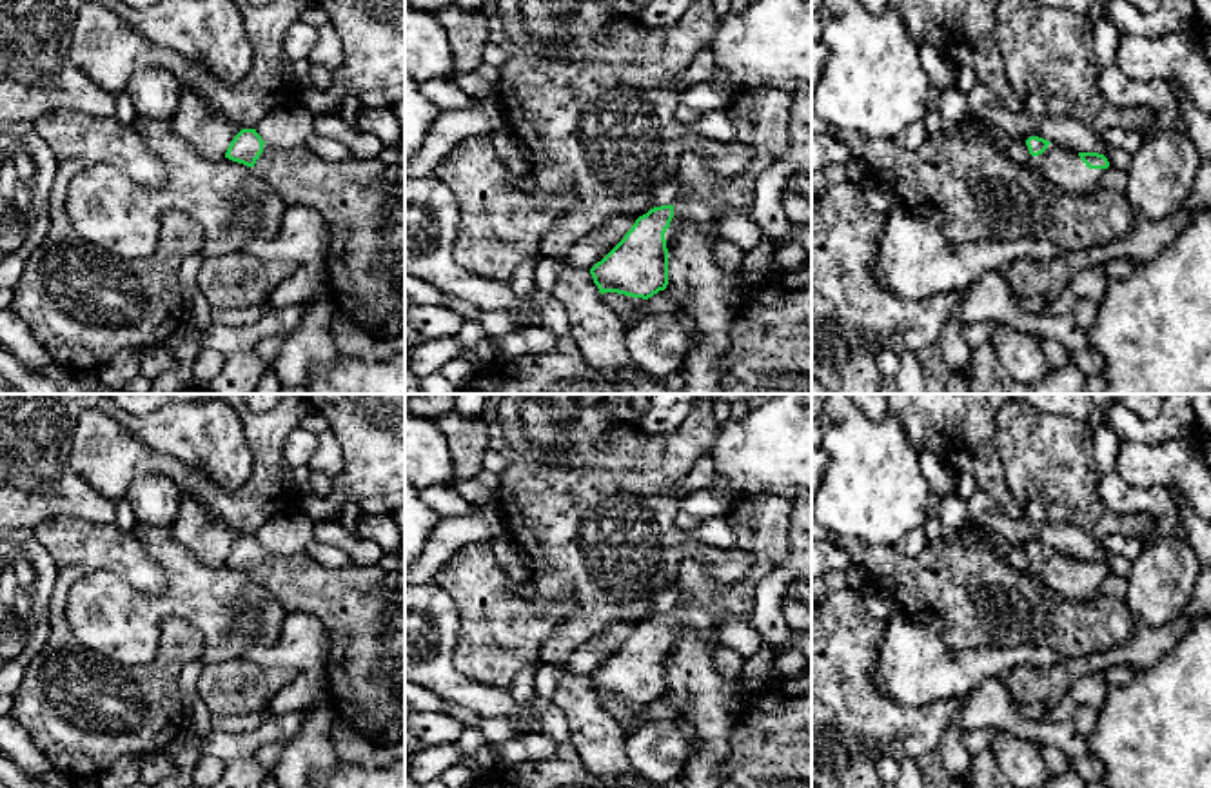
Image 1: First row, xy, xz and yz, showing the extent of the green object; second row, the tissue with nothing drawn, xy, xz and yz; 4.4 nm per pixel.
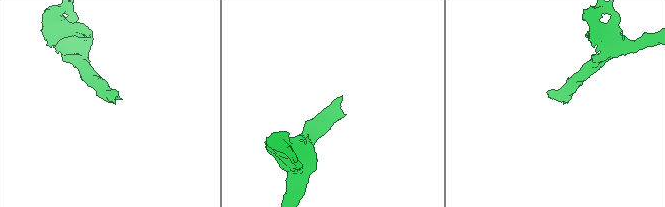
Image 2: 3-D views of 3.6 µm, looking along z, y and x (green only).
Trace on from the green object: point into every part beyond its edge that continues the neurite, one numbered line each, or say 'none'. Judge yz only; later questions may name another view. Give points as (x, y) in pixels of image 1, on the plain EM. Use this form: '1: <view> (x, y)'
1: yz (1059, 572)

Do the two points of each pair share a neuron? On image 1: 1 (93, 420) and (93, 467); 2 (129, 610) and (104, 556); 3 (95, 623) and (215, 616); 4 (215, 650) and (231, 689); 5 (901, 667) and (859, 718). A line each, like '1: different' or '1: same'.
1: same
2: different
3: same
4: different
5: different

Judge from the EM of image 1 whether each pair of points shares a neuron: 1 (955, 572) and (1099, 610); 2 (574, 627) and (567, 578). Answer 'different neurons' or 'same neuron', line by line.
1: same neuron
2: same neuron

